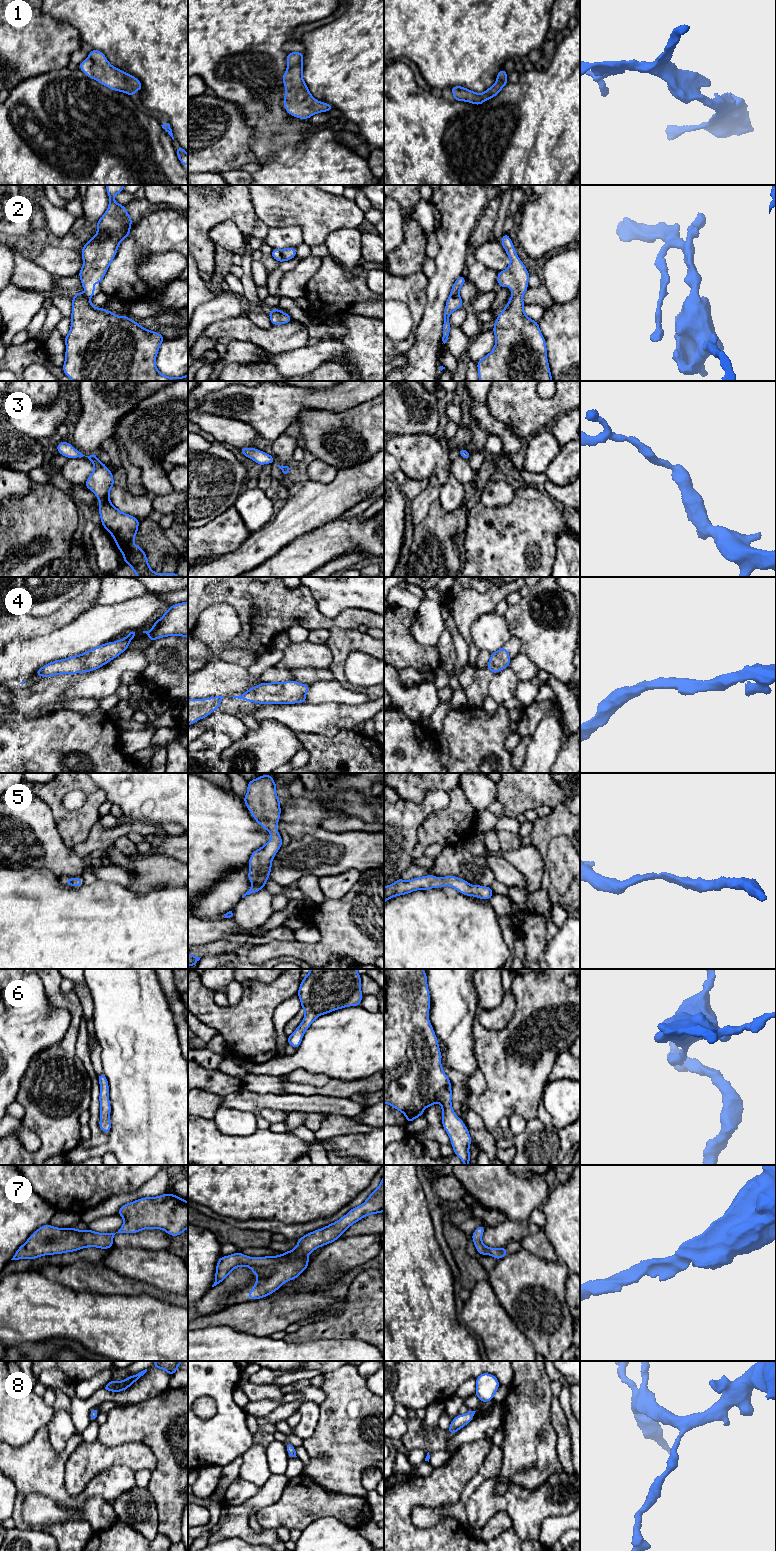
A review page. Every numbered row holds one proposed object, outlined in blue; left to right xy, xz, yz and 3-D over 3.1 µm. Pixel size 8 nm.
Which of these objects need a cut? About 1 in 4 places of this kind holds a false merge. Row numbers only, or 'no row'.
no row

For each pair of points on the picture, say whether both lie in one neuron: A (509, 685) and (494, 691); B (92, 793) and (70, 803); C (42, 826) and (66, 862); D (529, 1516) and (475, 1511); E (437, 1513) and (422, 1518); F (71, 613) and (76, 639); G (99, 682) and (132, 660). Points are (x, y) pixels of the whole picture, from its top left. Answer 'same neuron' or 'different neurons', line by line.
A: same neuron
B: different neurons
C: same neuron
D: same neuron
E: same neuron
F: different neurons
G: same neuron

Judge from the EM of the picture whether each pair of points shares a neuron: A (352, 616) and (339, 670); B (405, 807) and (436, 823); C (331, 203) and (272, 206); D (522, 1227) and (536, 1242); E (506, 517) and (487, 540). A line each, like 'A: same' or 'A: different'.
A: different
B: different
C: same
D: different
E: same

